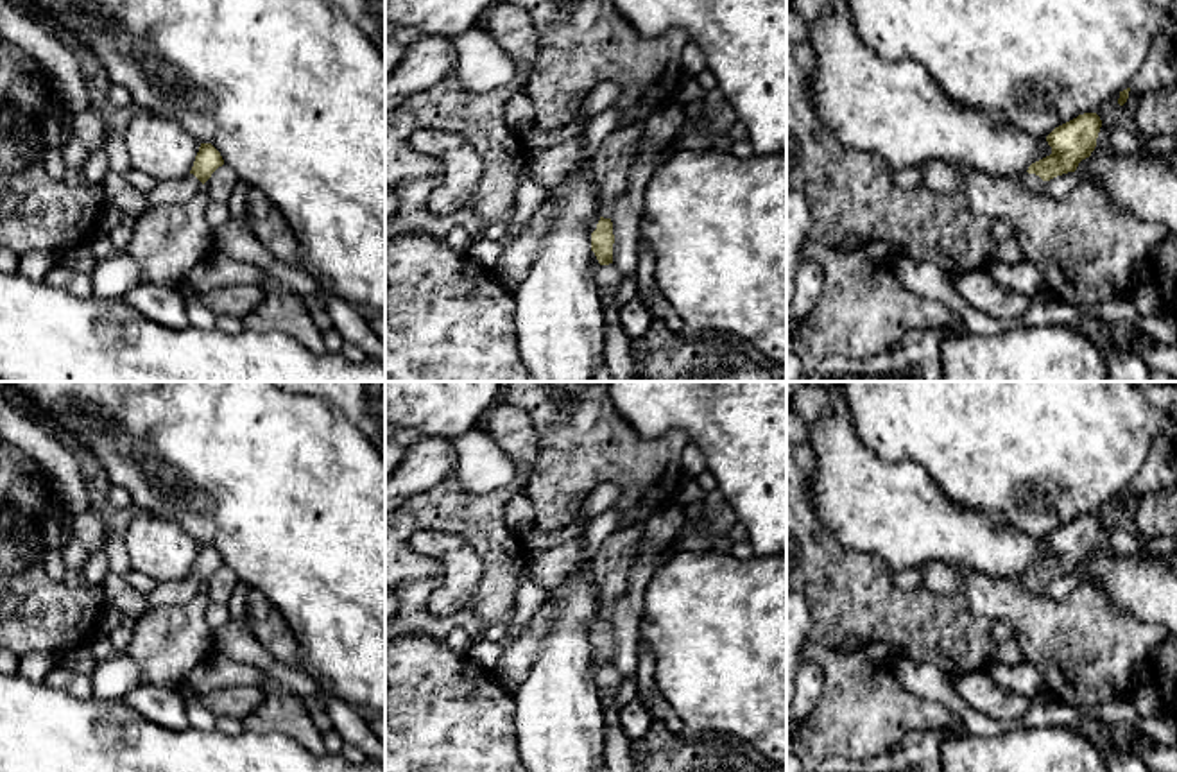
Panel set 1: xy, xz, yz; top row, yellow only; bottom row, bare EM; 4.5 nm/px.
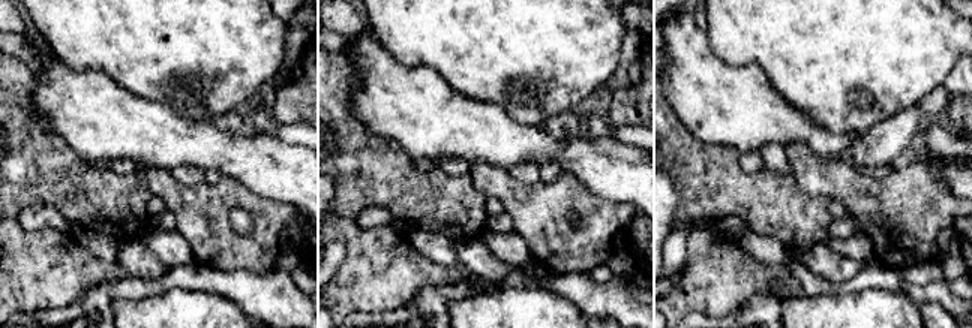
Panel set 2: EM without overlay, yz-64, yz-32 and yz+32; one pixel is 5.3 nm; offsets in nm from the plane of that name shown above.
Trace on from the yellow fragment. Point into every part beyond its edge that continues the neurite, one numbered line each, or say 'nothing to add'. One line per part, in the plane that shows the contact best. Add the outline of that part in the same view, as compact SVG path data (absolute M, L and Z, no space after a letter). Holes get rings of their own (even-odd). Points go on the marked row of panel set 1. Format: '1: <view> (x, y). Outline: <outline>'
1: yz (1030, 183). Outline: M1025 172L1019 177L1019 183L1023 186L1025 192L1034 193L1034 195L1046 195L1046 184L1048 181L1043 181L1039 176L1035 174L1028 174Z

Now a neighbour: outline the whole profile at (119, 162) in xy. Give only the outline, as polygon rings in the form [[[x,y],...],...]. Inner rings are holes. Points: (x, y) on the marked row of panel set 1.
[[[115,129],[106,131],[104,145],[109,172],[125,174],[127,170],[131,170],[131,158],[124,143],[124,138],[118,131]]]

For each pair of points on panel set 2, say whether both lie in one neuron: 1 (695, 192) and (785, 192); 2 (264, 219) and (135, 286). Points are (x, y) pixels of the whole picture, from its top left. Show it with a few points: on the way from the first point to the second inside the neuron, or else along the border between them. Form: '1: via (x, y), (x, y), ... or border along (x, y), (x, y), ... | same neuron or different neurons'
1: via (717, 192), (762, 192) | same neuron
2: border along (194, 259), (227, 271) | different neurons

